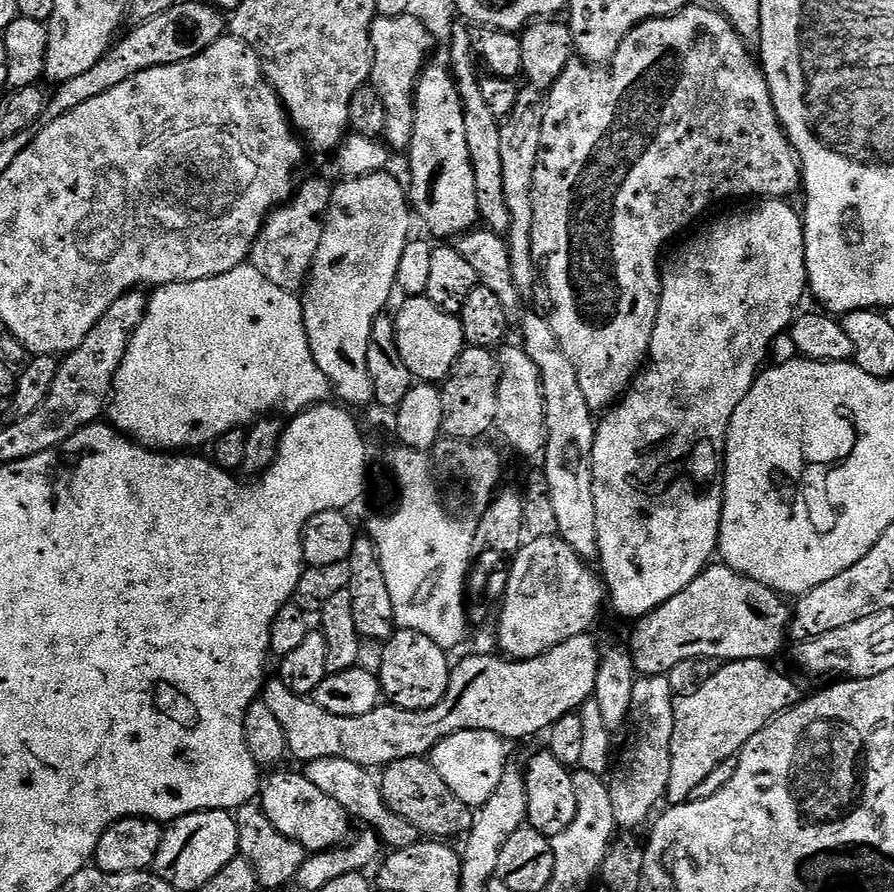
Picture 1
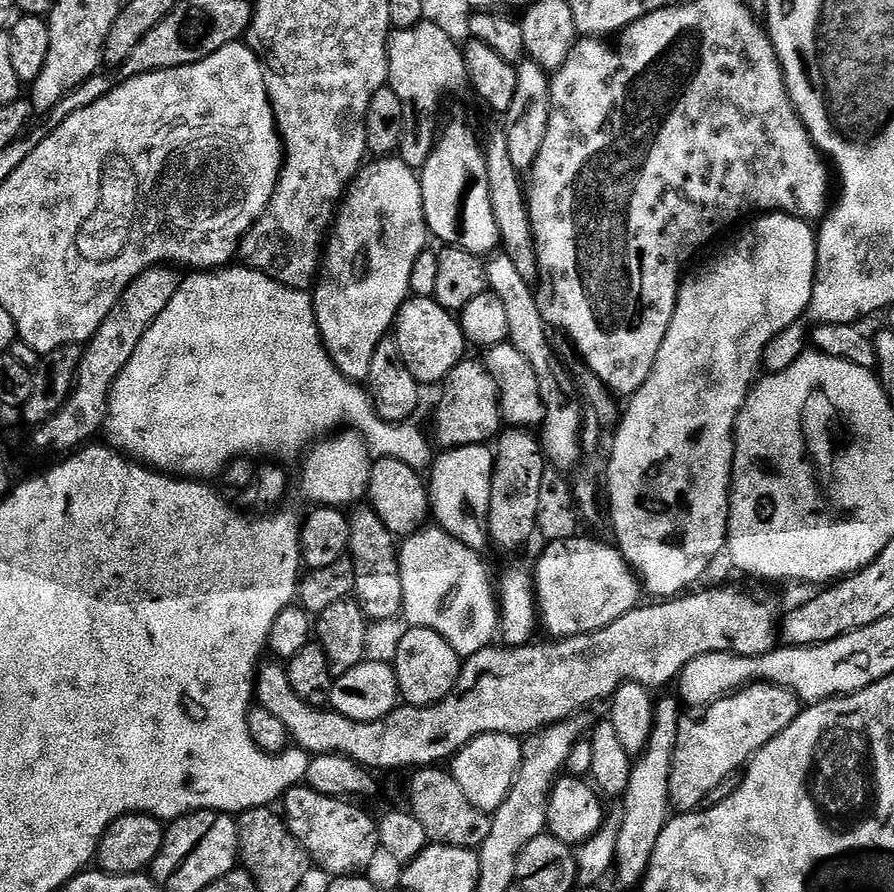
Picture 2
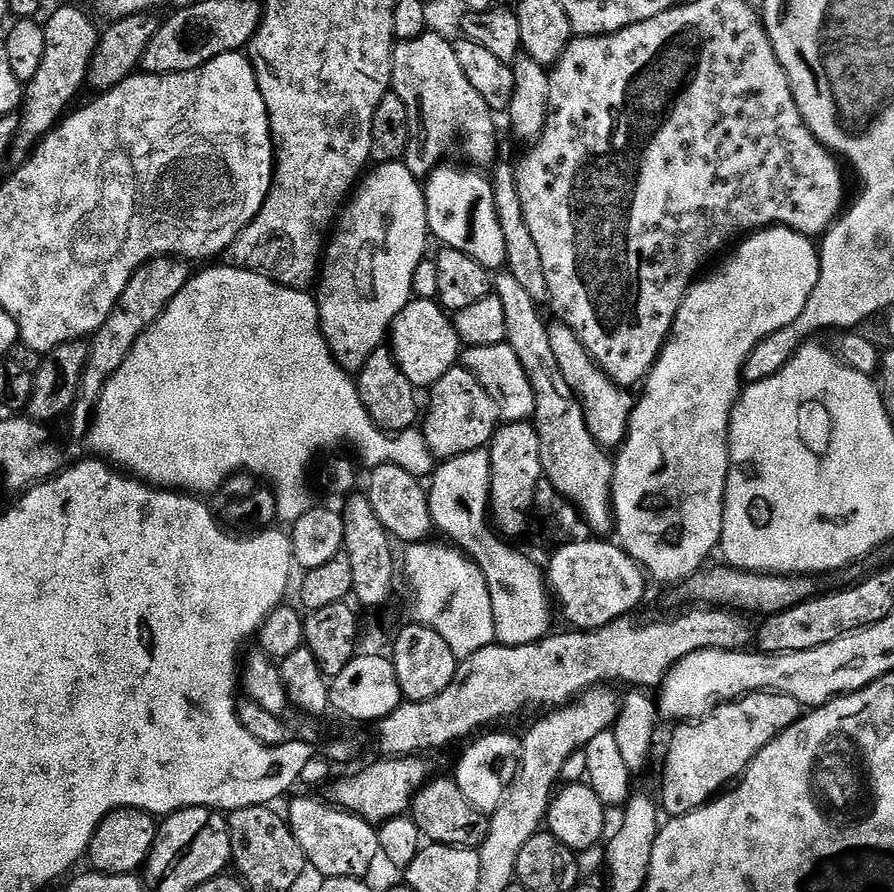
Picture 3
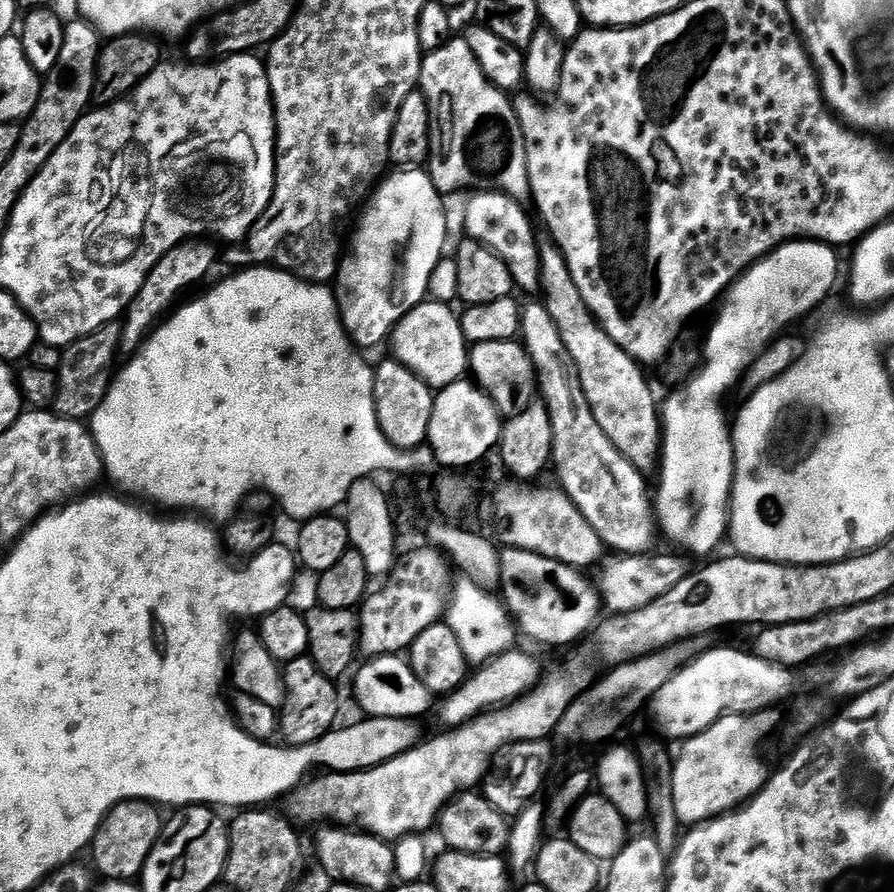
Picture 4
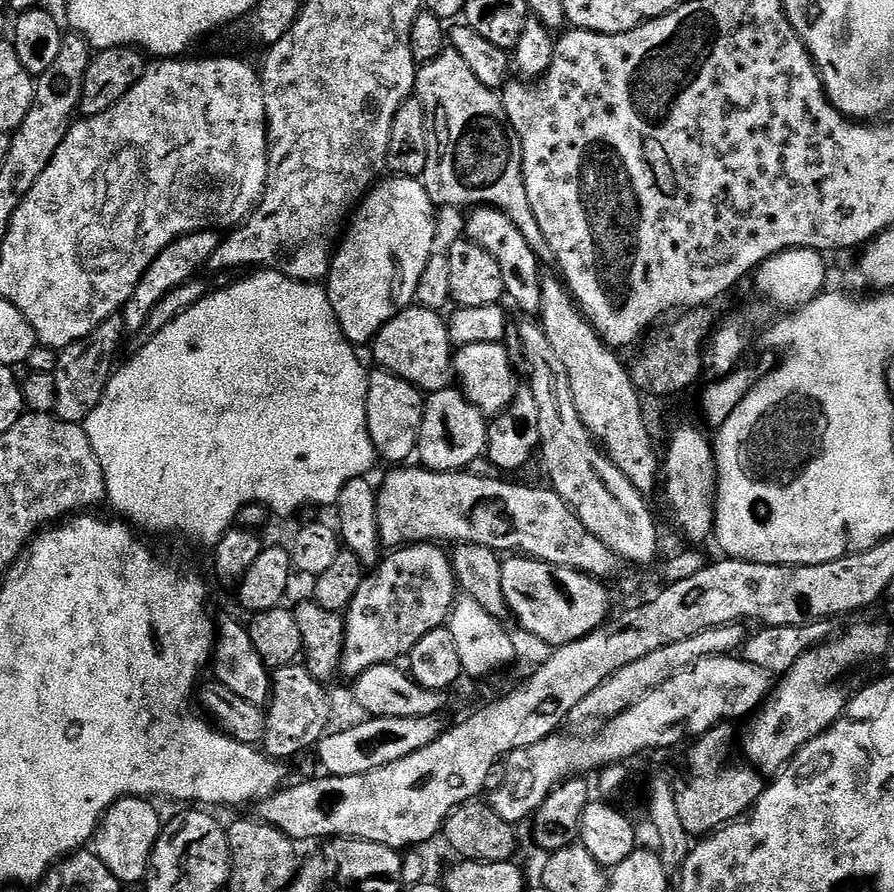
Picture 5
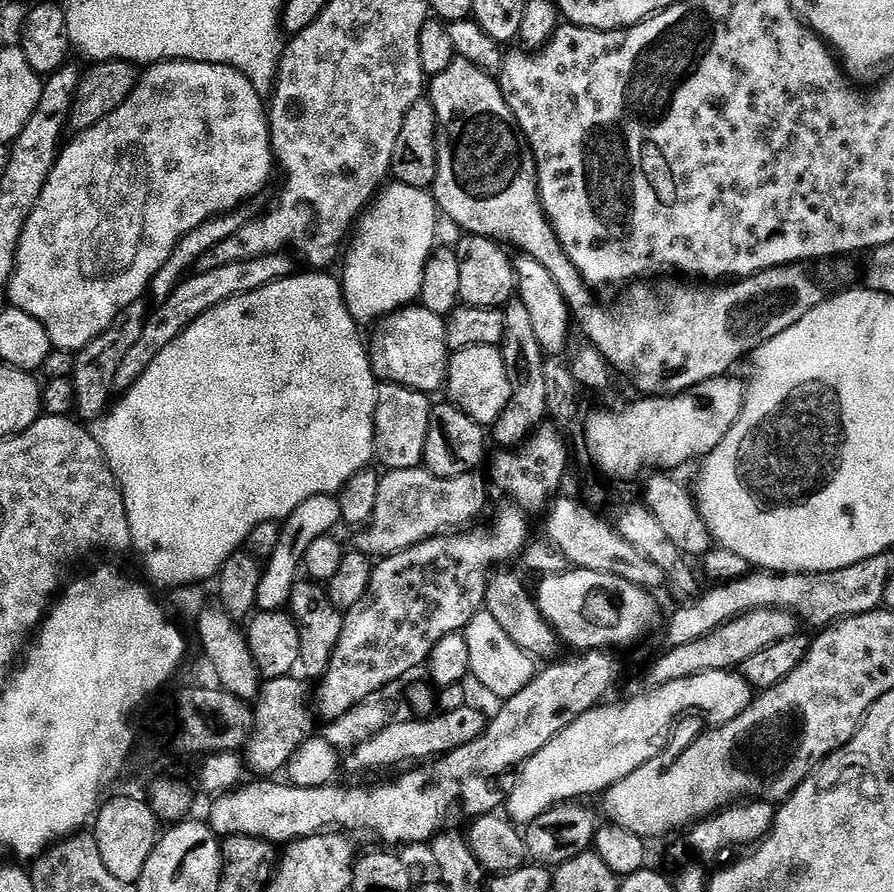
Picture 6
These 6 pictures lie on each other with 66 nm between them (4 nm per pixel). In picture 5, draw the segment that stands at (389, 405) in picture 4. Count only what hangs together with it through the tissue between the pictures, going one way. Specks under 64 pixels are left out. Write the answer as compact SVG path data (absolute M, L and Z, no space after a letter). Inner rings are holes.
M377 371L374 376L374 387L370 392L368 407L368 430L381 457L393 460L396 466L404 466L416 452L420 444L420 435L424 432L424 399L425 393L408 380Z

